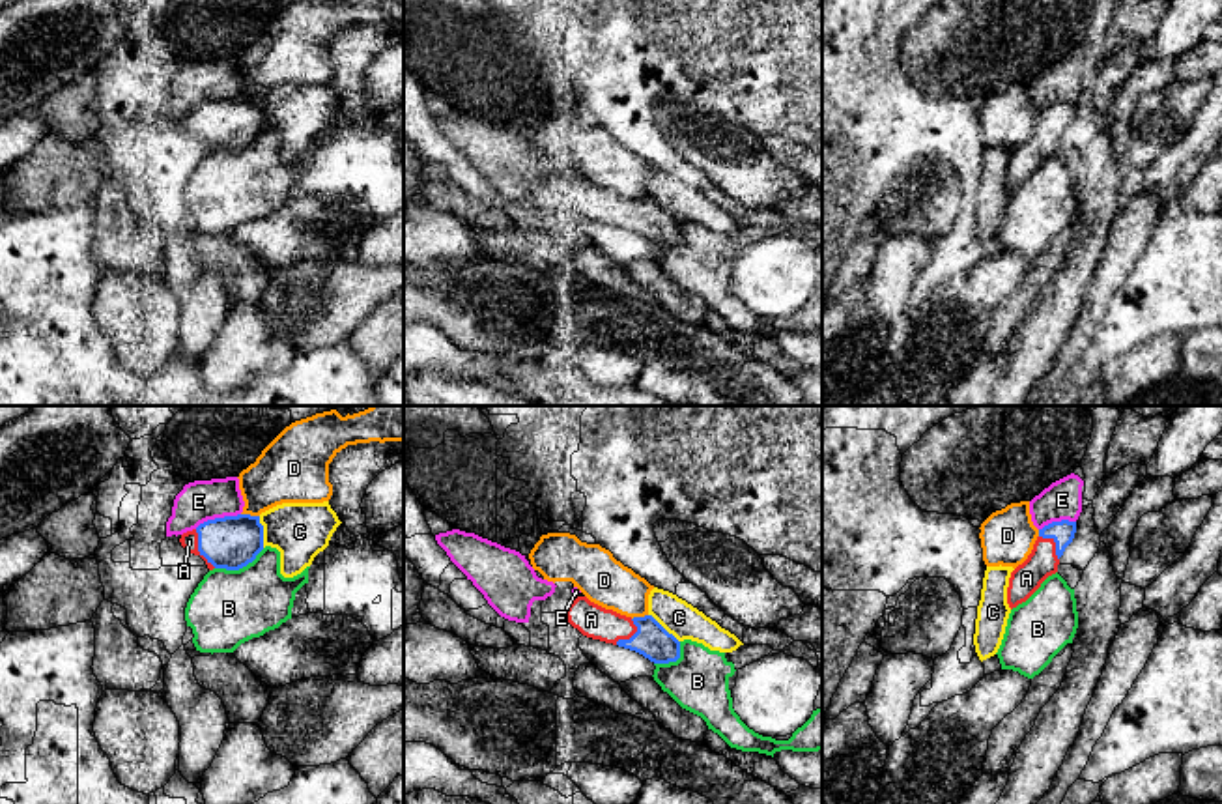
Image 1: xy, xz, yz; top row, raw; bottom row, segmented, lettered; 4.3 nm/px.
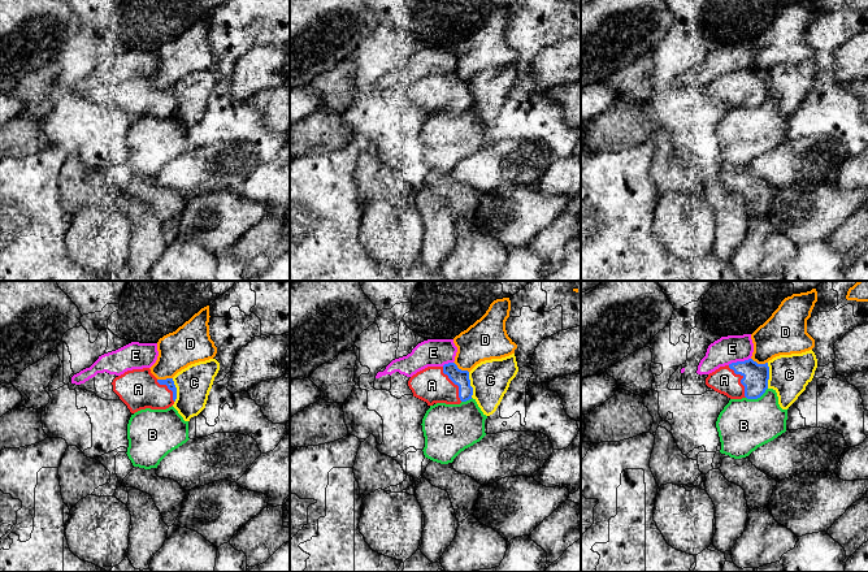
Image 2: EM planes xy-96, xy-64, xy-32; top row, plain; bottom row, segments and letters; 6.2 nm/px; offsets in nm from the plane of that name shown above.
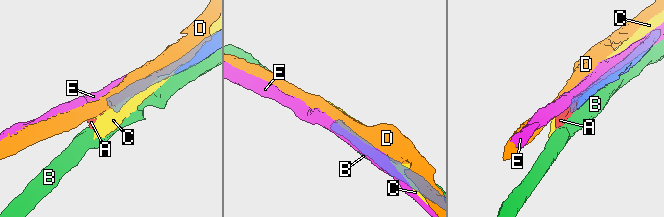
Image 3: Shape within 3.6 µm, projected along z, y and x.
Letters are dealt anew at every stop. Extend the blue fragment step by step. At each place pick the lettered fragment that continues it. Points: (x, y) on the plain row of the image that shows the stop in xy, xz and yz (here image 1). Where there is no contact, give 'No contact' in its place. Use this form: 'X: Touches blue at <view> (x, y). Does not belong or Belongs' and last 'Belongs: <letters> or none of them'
A: Touches blue at xy (198, 129). Belongs
B: Touches blue at xy (240, 148). Does not belong
C: Touches blue at xy (262, 113). Does not belong
D: Touches blue at xy (249, 96). Does not belong
E: Touches blue at xy (217, 100). Does not belong
Belongs: A

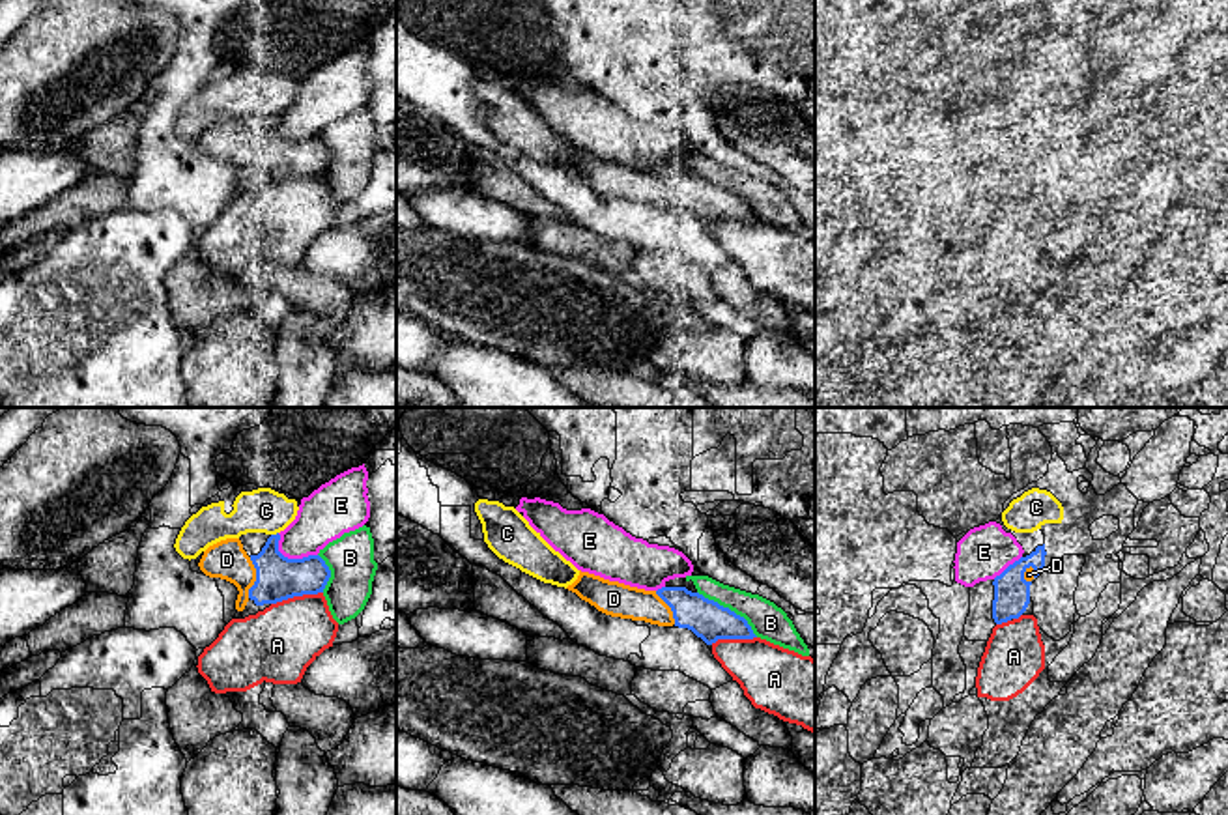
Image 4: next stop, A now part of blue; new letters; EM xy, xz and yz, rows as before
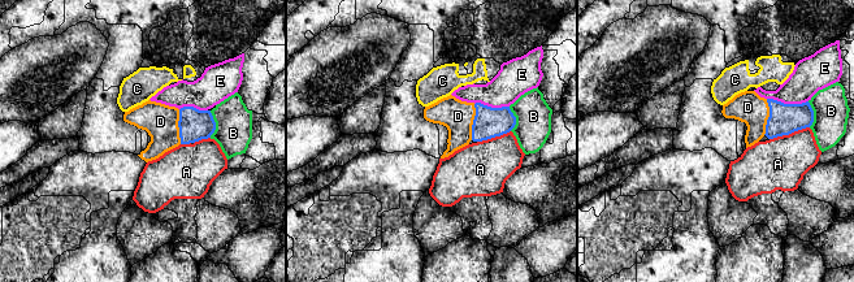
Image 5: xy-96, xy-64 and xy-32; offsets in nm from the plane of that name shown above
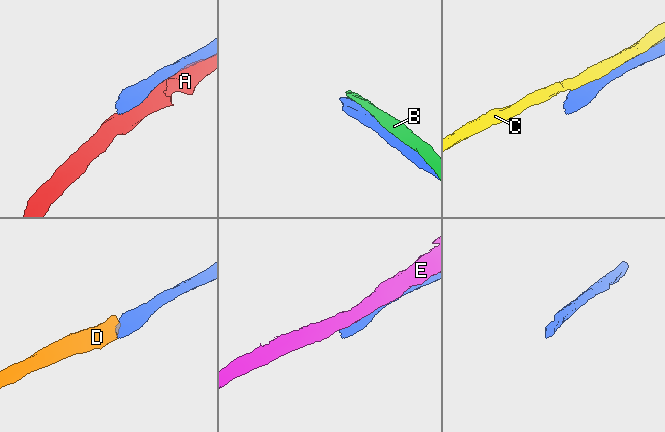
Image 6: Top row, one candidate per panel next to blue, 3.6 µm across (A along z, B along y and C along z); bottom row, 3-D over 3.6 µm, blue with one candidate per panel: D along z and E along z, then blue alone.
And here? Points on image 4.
A: Touches blue at xy (296, 176). Does not belong
B: Touches blue at xz (728, 189). Does not belong
C: Touches blue at xy (273, 116). Does not belong
D: Touches blue at xy (257, 159). Belongs
E: Touches blue at xy (290, 141). Does not belong
Belongs: D

